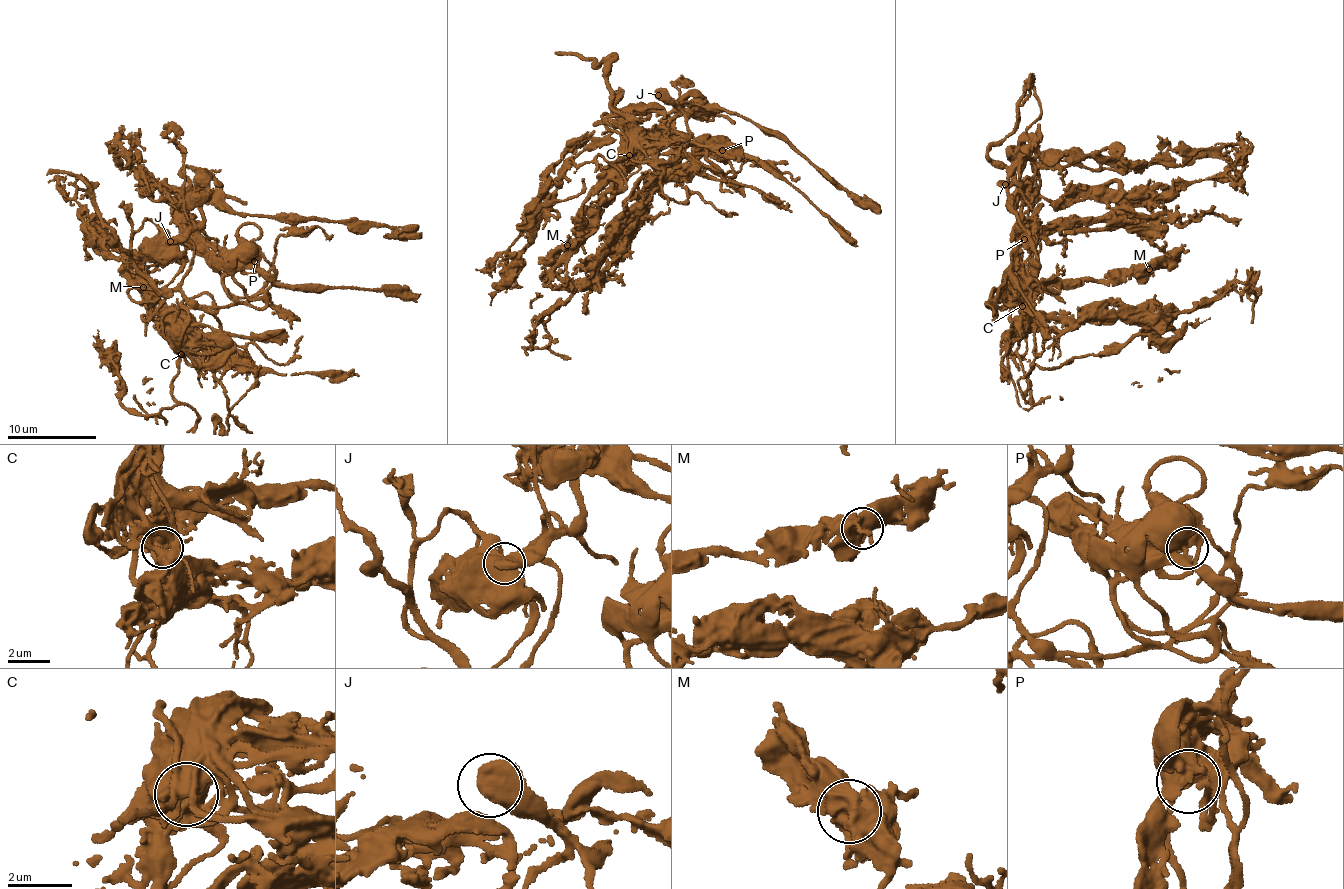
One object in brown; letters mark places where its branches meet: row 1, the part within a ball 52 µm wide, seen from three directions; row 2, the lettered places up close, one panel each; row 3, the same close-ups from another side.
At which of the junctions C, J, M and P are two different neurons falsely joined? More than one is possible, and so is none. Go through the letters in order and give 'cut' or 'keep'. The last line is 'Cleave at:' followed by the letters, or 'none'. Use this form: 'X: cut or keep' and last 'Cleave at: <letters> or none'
C: keep
J: keep
M: keep
P: keep
Cleave at: none

